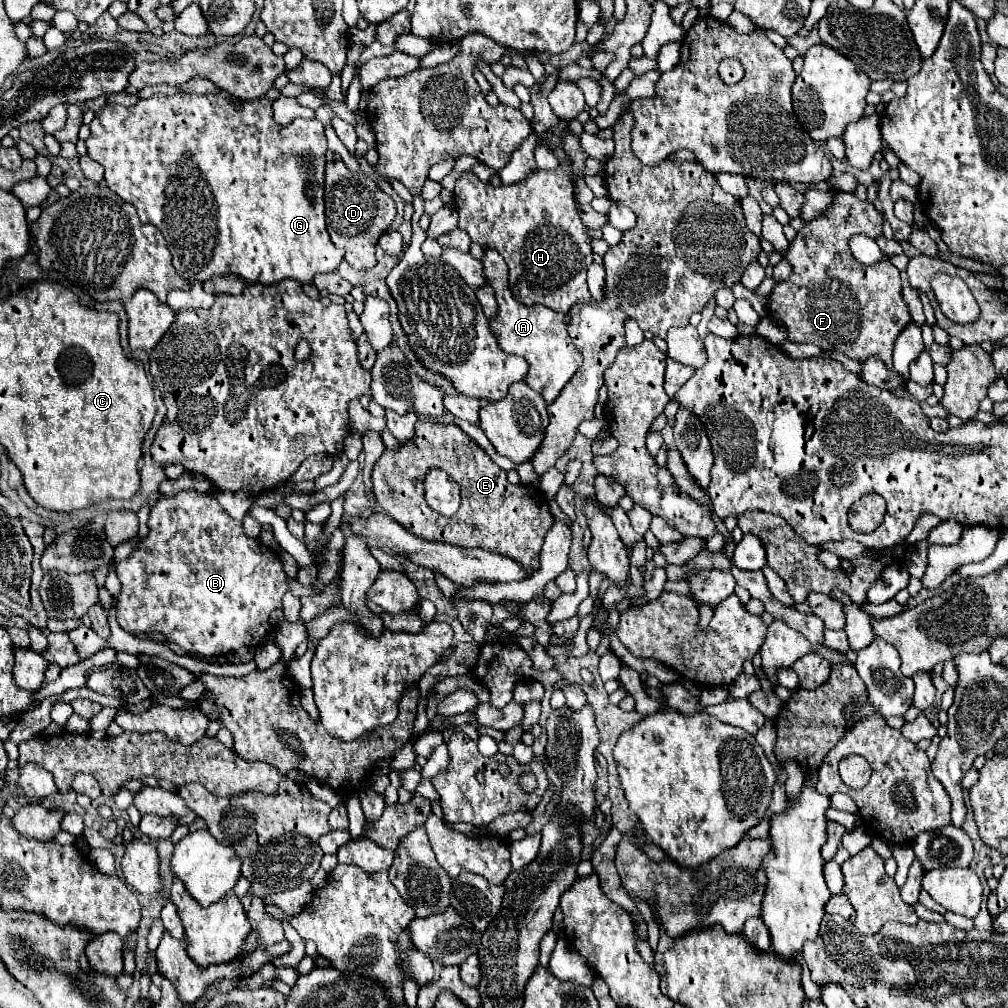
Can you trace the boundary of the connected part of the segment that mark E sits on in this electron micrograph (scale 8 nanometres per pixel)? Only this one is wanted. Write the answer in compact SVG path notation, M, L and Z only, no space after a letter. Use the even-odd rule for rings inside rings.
M418 417L416 435L398 449L386 449L372 469L374 495L378 505L410 533L428 541L448 541L458 547L482 547L508 555L526 569L540 567L544 535L554 523L542 491L512 485L488 453L454 423L438 423L432 417ZM432 467L446 469L462 489L462 505L456 515L444 517L424 503L422 483Z

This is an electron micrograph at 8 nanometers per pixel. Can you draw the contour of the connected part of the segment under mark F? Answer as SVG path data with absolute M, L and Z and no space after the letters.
M838 191L832 197L830 207L804 225L786 251L786 259L792 263L792 275L776 283L768 297L768 313L788 331L788 339L794 343L814 343L822 349L842 351L854 361L866 361L870 355L880 355L882 361L892 369L892 345L900 335L900 329L912 321L908 303L902 297L900 271L890 261L880 261L876 265L862 265L852 257L848 239L852 235L865 234L877 238L883 234L883 217L872 203L860 201L854 193Z

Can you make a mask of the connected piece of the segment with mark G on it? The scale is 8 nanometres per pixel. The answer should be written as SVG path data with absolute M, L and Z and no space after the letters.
M176 93L176 95L154 95L150 99L142 99L132 107L124 105L110 105L106 103L96 119L92 121L90 137L86 139L88 155L98 161L104 167L104 179L108 181L108 187L120 195L124 201L132 203L138 211L138 219L142 223L156 225L166 245L172 253L174 267L178 275L182 275L188 281L208 281L212 277L222 275L236 275L244 279L246 283L276 283L282 279L296 279L298 283L312 283L316 273L328 273L336 271L340 261L344 259L344 251L336 249L330 241L326 219L324 219L324 165L326 165L326 137L324 137L324 125L318 119L294 119L290 125L282 127L274 123L272 119L272 103L266 97L260 97L256 101L246 101L242 107L232 105L232 97L228 93L206 93L206 95L194 95L194 93Z

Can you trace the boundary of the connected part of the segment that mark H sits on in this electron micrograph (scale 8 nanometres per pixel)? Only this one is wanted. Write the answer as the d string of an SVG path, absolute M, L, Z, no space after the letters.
M560 121L560 125L550 131L564 139L564 151L570 155L572 167L560 163L554 171L538 169L526 179L502 187L482 183L472 171L466 171L456 181L454 205L458 227L464 229L474 243L492 247L504 257L510 269L510 289L516 293L516 299L524 301L524 305L538 303L558 311L568 323L572 305L592 301L586 271L594 263L594 253L588 227L582 223L574 199L574 183L578 177L584 177L586 153L578 137L568 133L566 127L568 123Z

